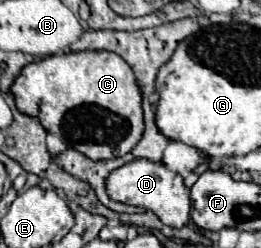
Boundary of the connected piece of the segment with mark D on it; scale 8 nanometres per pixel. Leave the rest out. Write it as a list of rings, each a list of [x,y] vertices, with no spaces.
[[[136,158],[134,162],[126,162],[126,166],[112,170],[110,178],[106,178],[106,192],[116,202],[152,210],[166,226],[182,228],[190,220],[190,190],[184,186],[182,176],[146,158]]]

